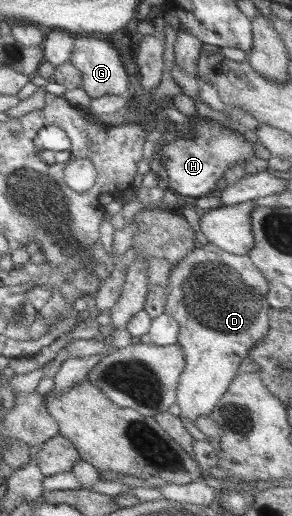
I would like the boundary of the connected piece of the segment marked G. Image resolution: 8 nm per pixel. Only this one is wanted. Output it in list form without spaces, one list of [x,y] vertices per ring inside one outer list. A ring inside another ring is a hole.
[[[95,37],[75,38],[69,63],[81,74],[81,88],[91,99],[102,95],[116,95],[116,97],[129,96],[128,73],[118,51],[108,42]]]

